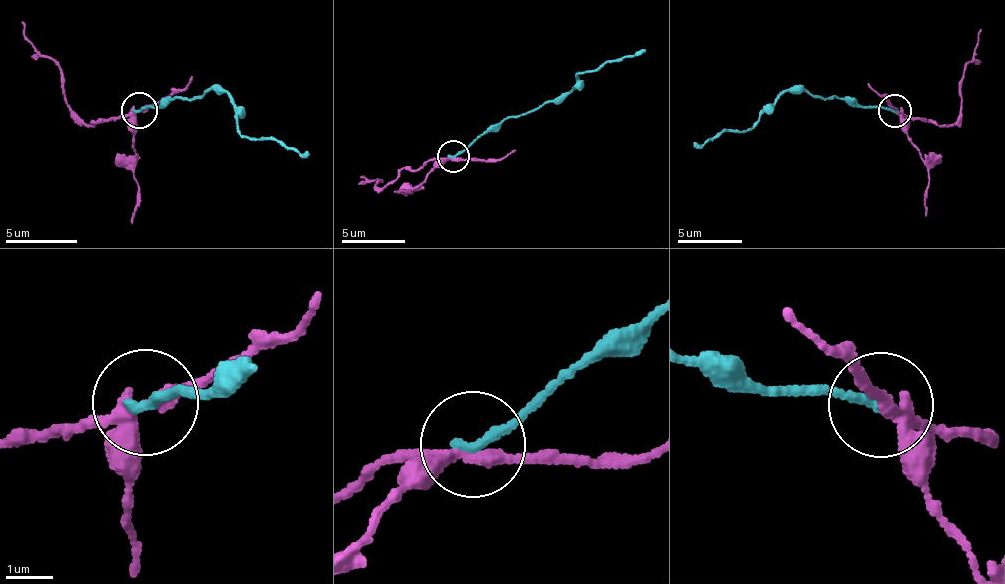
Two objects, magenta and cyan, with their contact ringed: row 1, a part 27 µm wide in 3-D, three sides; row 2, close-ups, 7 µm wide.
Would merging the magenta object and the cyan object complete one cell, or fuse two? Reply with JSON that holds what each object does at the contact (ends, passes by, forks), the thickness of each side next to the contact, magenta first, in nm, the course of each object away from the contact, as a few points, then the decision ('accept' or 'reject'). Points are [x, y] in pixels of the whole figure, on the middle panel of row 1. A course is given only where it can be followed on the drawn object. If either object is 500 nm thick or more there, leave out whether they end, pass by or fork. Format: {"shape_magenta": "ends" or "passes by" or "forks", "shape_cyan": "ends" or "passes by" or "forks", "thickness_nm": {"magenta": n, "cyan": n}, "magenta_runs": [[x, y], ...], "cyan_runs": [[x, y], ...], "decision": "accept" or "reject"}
{"shape_magenta": "passes by", "shape_cyan": "ends", "thickness_nm": {"magenta": 240, "cyan": 240}, "magenta_runs": [[452, 158], [426, 161], [383, 185], [375, 186], [382, 182], [362, 177], [364, 176]], "cyan_runs": [[452, 155], [509, 118], [532, 113], [548, 103], [559, 103], [580, 71], [598, 72], [612, 60], [646, 51]], "decision": "reject"}

